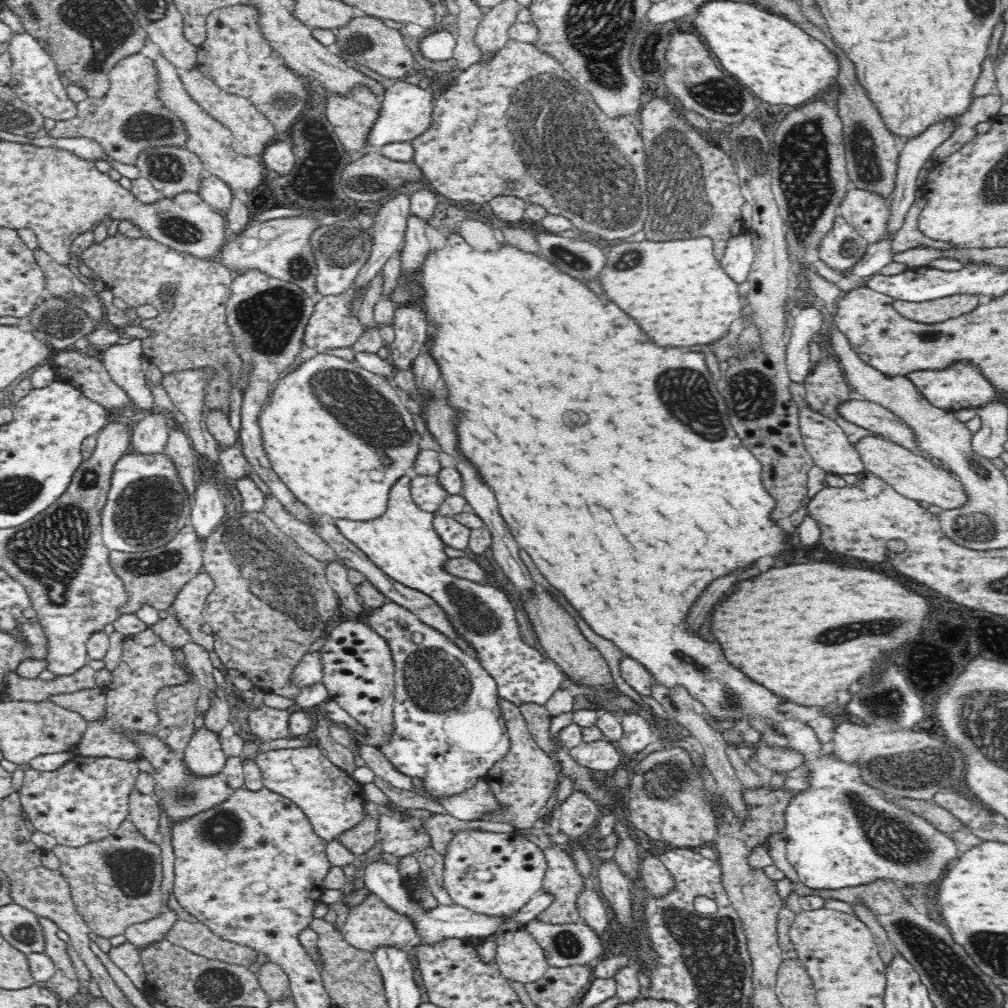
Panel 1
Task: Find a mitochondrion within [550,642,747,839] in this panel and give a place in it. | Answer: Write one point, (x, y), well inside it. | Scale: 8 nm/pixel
(670, 777)

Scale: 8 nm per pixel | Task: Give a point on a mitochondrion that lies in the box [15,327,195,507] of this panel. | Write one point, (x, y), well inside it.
(88, 479)

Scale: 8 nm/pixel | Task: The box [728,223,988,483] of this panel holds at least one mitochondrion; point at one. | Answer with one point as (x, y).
(850, 244)

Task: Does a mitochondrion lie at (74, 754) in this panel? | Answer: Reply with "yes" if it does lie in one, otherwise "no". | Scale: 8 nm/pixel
no

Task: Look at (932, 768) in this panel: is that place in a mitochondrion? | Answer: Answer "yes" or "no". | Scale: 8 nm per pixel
yes

